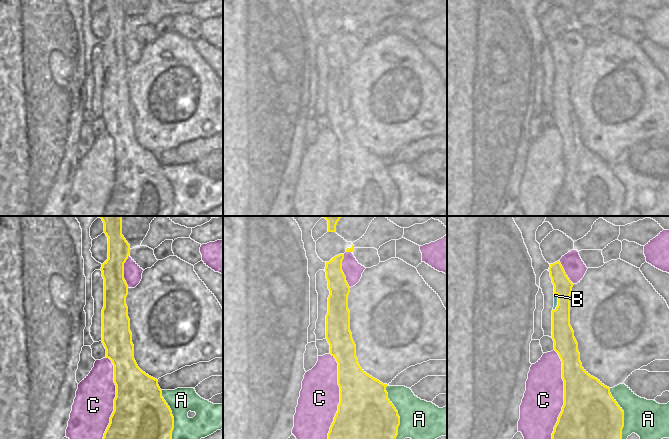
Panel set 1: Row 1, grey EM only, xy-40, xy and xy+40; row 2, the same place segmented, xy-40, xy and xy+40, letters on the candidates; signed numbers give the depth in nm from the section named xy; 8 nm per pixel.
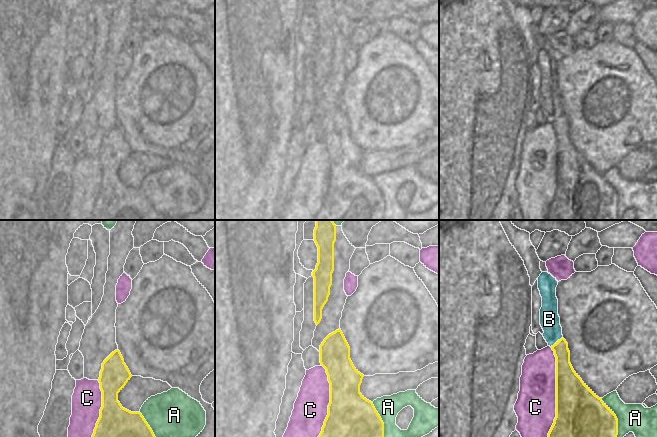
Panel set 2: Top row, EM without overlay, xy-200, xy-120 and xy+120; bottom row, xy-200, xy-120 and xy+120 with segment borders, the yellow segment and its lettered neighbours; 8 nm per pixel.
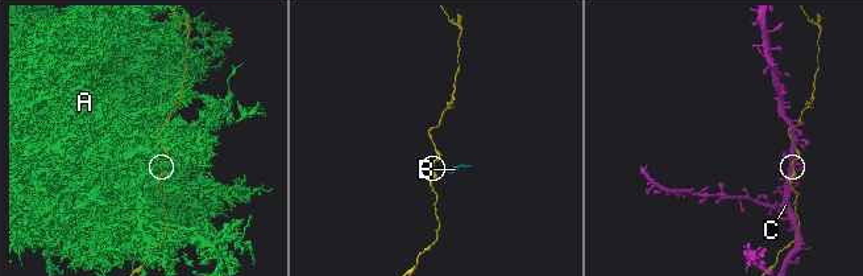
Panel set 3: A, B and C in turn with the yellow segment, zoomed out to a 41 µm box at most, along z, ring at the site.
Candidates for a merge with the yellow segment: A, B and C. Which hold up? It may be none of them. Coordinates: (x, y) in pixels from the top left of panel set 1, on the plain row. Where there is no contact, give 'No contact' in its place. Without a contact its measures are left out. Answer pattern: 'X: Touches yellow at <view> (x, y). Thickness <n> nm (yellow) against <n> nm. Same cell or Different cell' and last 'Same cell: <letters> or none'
A: Touches yellow at xy (397, 188). Thickness 480 nm (yellow) against 320 nm. Different cell
B: Touches yellow at xy+40 (558, 78). Thickness 170 nm (yellow) against 30 nm. Different cell
C: Touches yellow at xy+40 (564, 170). Thickness 440 nm (yellow) against 320 nm. Different cell
Same cell: none

